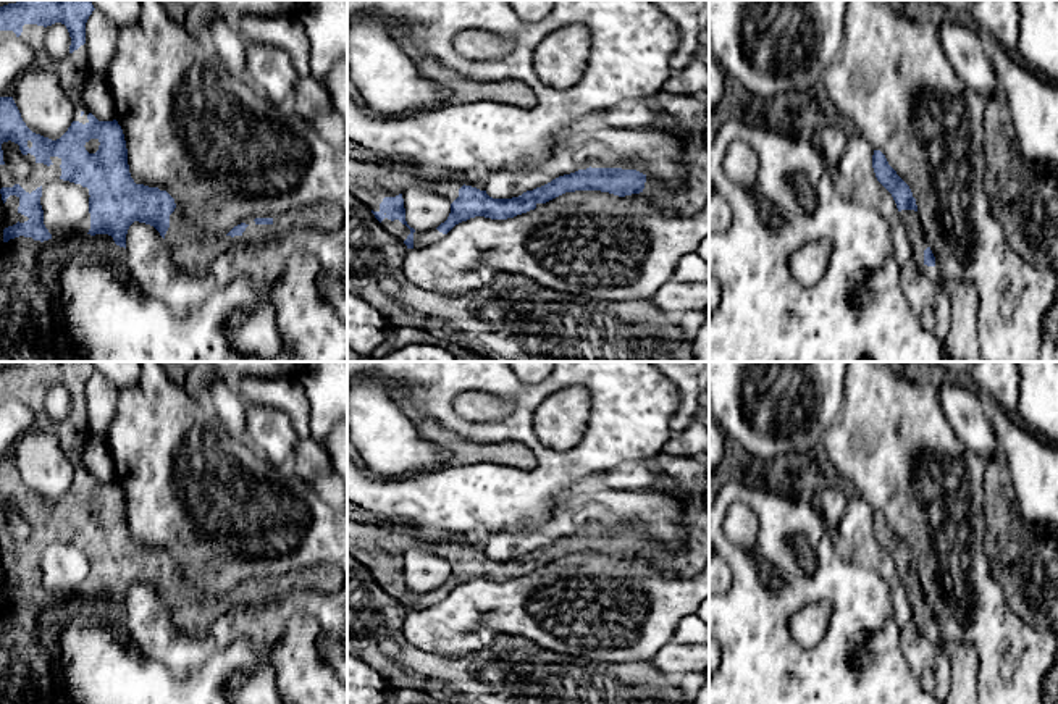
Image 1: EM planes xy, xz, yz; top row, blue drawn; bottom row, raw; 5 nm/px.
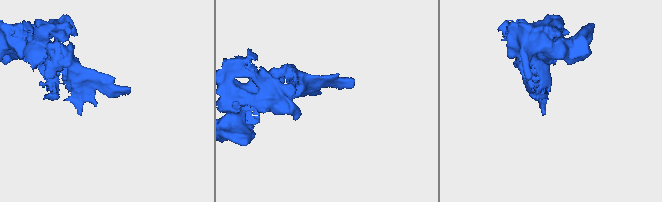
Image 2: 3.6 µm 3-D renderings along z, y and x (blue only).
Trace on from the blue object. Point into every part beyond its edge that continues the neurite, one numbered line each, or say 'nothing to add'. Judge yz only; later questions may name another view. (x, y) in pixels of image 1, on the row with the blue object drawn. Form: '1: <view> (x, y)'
1: yz (910, 218)

